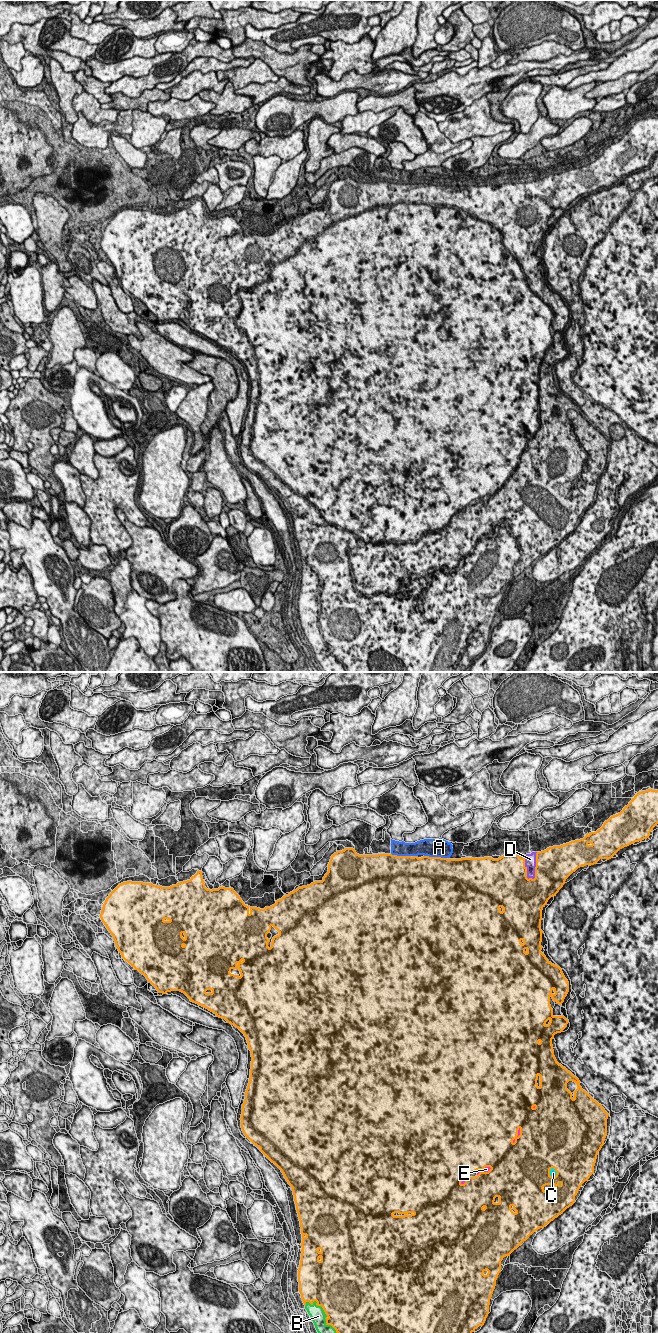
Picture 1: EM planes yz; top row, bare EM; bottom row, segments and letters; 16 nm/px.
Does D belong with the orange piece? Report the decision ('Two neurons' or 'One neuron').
One neuron

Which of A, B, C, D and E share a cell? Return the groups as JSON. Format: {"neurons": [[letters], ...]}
{"neurons": [["A", "B", "C", "D", "E"]]}

